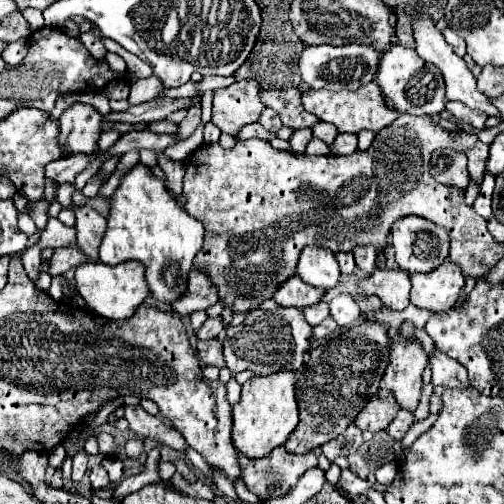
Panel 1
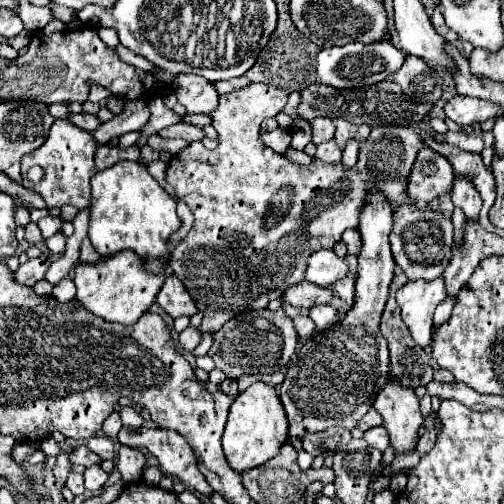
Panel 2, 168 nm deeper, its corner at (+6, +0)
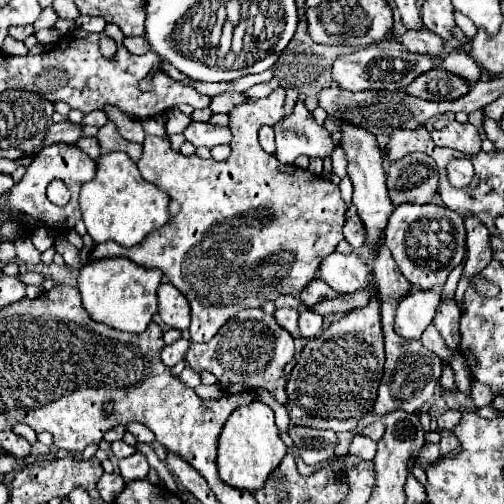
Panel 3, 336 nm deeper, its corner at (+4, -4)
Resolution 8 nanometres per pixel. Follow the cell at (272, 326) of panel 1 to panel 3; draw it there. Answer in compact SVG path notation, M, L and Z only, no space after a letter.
M246 309L236 313L232 319L228 319L226 325L220 327L220 331L206 343L190 343L186 351L186 363L194 371L210 371L216 375L220 389L224 393L242 393L248 389L266 389L270 391L280 405L286 405L288 395L286 395L286 373L284 367L286 363L294 357L294 339L292 335L282 329L272 315L266 315L262 309Z

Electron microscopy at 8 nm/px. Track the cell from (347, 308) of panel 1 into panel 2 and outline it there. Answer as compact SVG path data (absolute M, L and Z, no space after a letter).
M318 305L310 309L310 319L316 323L316 329L328 329L340 319L340 313L332 305Z

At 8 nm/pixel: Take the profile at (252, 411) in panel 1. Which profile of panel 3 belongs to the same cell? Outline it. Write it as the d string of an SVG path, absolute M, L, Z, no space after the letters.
M252 401L250 405L234 409L220 433L218 457L216 457L218 475L226 485L234 489L258 491L264 487L268 475L278 467L284 455L286 455L286 445L278 437L274 411L262 401Z

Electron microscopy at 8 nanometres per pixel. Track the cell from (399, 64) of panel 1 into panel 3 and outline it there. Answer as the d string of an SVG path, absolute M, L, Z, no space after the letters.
M444 69L428 71L426 75L414 79L406 93L424 99L424 101L454 101L464 97L470 91L470 85L460 75L454 75Z

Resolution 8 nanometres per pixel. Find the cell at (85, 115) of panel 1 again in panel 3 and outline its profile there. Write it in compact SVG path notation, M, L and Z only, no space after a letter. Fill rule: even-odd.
M56 143L50 147L44 147L34 161L26 167L26 175L22 177L20 183L16 183L6 197L2 199L2 207L8 209L10 219L18 221L24 225L24 231L30 233L38 227L46 227L46 229L56 229L56 231L68 231L74 229L74 225L80 221L80 211L78 211L78 195L80 195L80 187L82 183L90 181L94 177L96 171L96 163L92 159L88 159L86 155L82 155L82 151L78 151L76 145L64 145L64 143ZM52 179L60 179L64 181L64 185L70 191L70 201L64 207L56 207L48 201L46 197L46 187Z

